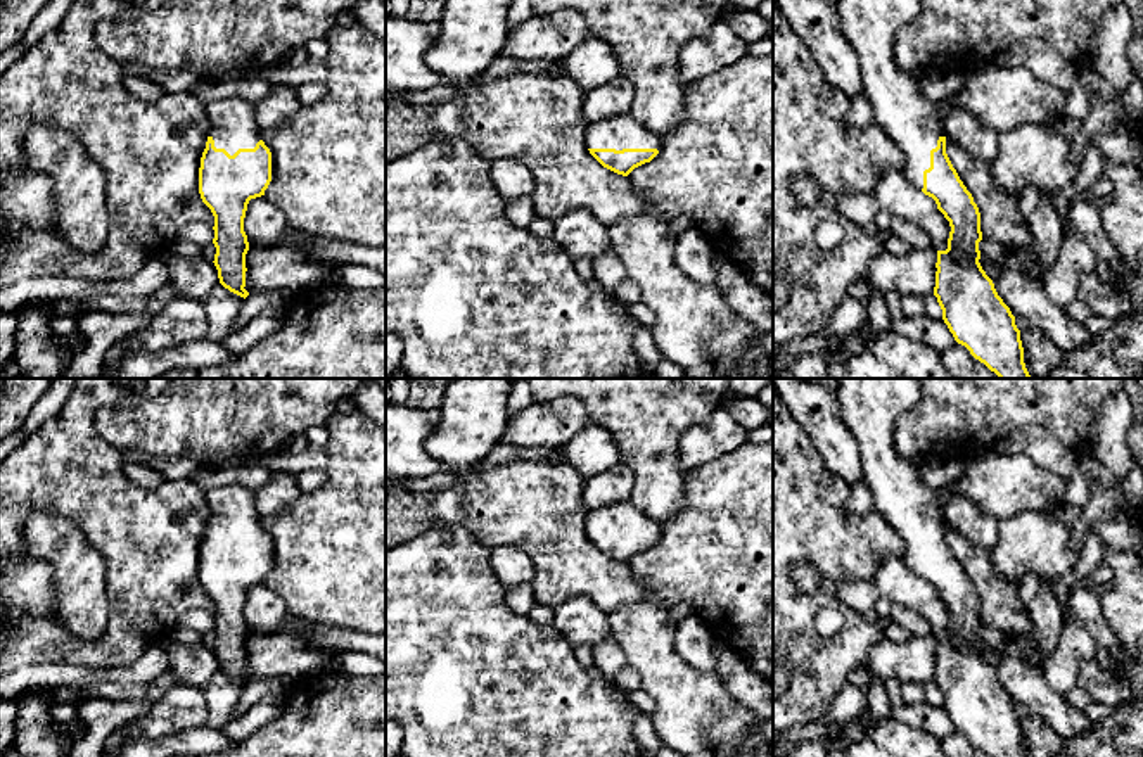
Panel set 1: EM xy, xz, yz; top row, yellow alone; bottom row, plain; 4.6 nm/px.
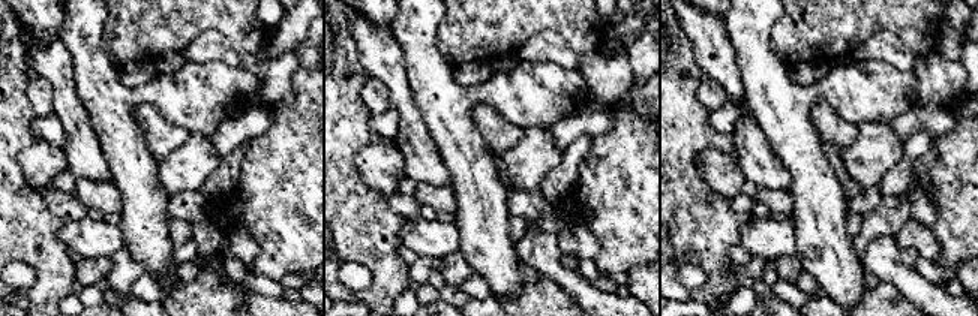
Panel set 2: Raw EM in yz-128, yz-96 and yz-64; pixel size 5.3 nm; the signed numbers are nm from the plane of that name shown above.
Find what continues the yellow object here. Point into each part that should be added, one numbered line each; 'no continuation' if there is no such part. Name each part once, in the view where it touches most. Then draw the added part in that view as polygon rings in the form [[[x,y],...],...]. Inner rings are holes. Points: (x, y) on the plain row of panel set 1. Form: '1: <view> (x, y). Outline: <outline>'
1: xz (619, 519). Outline: [[[617,501],[588,510],[588,536],[661,536],[662,525],[631,501]]]

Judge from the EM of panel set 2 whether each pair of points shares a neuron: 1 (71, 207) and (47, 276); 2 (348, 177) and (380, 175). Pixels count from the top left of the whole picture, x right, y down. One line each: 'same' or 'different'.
1: different
2: different

